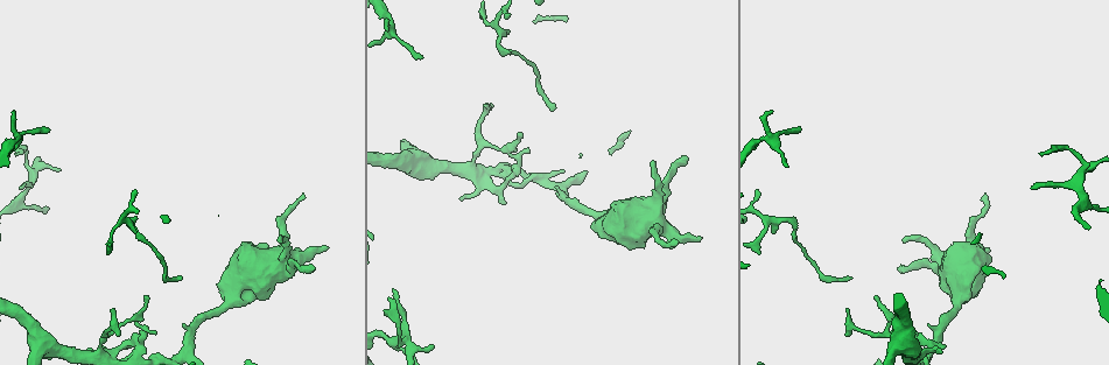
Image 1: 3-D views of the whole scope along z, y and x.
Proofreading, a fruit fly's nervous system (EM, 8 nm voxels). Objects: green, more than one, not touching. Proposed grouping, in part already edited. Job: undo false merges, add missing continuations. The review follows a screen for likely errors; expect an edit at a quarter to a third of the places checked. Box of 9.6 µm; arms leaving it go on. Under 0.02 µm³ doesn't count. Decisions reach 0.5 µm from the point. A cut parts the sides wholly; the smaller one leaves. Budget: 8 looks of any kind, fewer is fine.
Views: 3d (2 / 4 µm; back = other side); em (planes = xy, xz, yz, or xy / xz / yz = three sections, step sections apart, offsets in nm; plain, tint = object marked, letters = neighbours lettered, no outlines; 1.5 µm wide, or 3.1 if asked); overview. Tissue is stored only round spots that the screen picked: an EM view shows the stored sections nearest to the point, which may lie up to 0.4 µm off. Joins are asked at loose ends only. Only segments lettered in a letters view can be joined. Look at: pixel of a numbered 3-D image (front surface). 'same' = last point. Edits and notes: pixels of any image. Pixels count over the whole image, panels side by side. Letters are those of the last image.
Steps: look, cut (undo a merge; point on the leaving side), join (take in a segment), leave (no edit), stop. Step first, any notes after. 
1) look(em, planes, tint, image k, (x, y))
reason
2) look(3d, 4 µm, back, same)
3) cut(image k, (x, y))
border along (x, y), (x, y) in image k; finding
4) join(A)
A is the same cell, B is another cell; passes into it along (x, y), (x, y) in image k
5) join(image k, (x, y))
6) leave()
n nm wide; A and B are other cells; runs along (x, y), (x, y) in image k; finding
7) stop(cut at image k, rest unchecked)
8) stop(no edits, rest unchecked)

look(3d, 4 µm, image 1, (387, 30))
free end

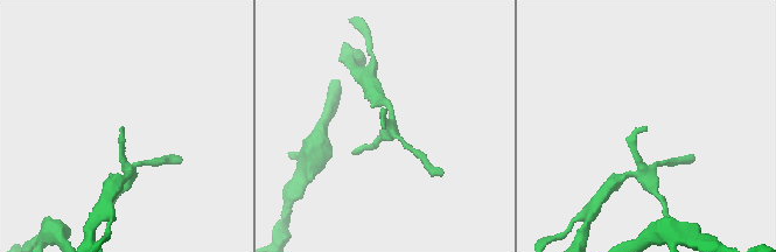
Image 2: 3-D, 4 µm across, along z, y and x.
look(em, xz, step 8, letters, image 2, (644, 127))

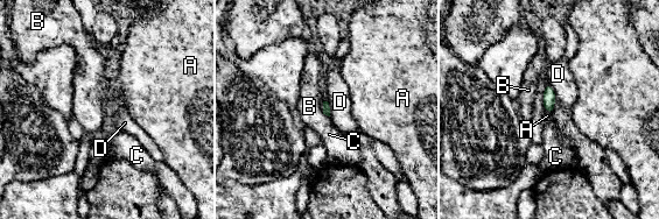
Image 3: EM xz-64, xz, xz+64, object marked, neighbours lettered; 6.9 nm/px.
look(em, planes, letters, same)

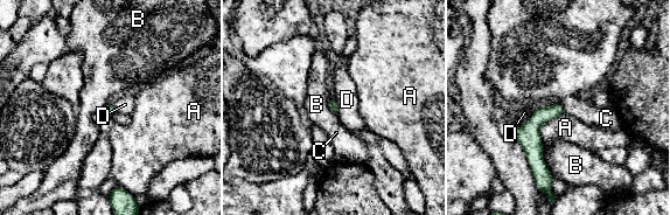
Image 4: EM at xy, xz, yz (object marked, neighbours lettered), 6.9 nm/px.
leave()
B touches over 260 nm; A, B, C and D are other cells; runs along (558, 106), (534, 125), (545, 177) in image 4; no lettered segment goes on from it

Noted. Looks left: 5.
look(3d, 4 µm, back, image 1, (101, 344))
calibre changes

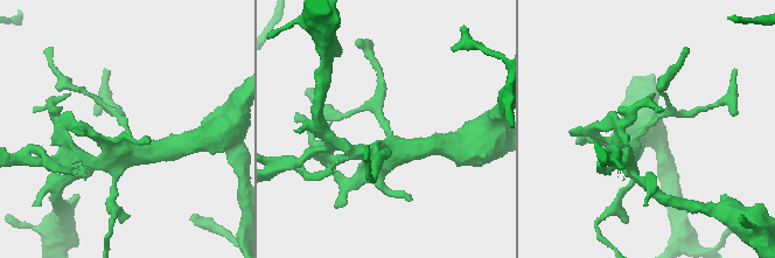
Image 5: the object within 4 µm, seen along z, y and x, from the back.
look(em, xy, step 4, tint, image 5, (387, 128))

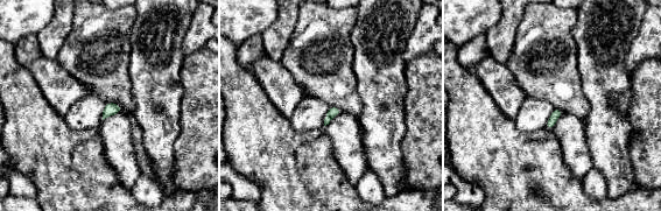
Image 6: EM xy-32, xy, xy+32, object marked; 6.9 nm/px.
look(em, planes, letters, same)

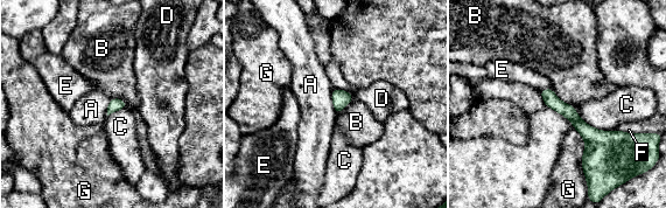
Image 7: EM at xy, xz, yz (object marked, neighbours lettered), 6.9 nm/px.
leave()
90 nm wide; A, B, C, D, E, F and G are other cells; border along (332, 89), (331, 103), (336, 113) in image 7; continuous, no second cell

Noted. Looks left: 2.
look(em, xy, step 4, letters, image 1, (876, 295))
free end

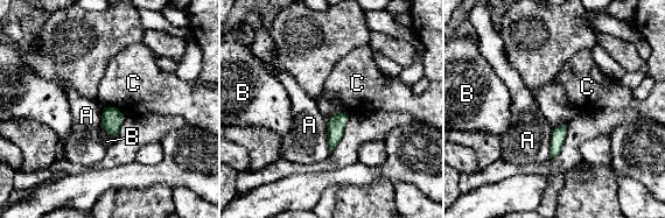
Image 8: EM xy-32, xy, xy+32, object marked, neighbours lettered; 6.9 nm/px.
leave()
A, B and C are other cells; none of them fits

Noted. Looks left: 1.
stop(no edits, rest unchecked)

